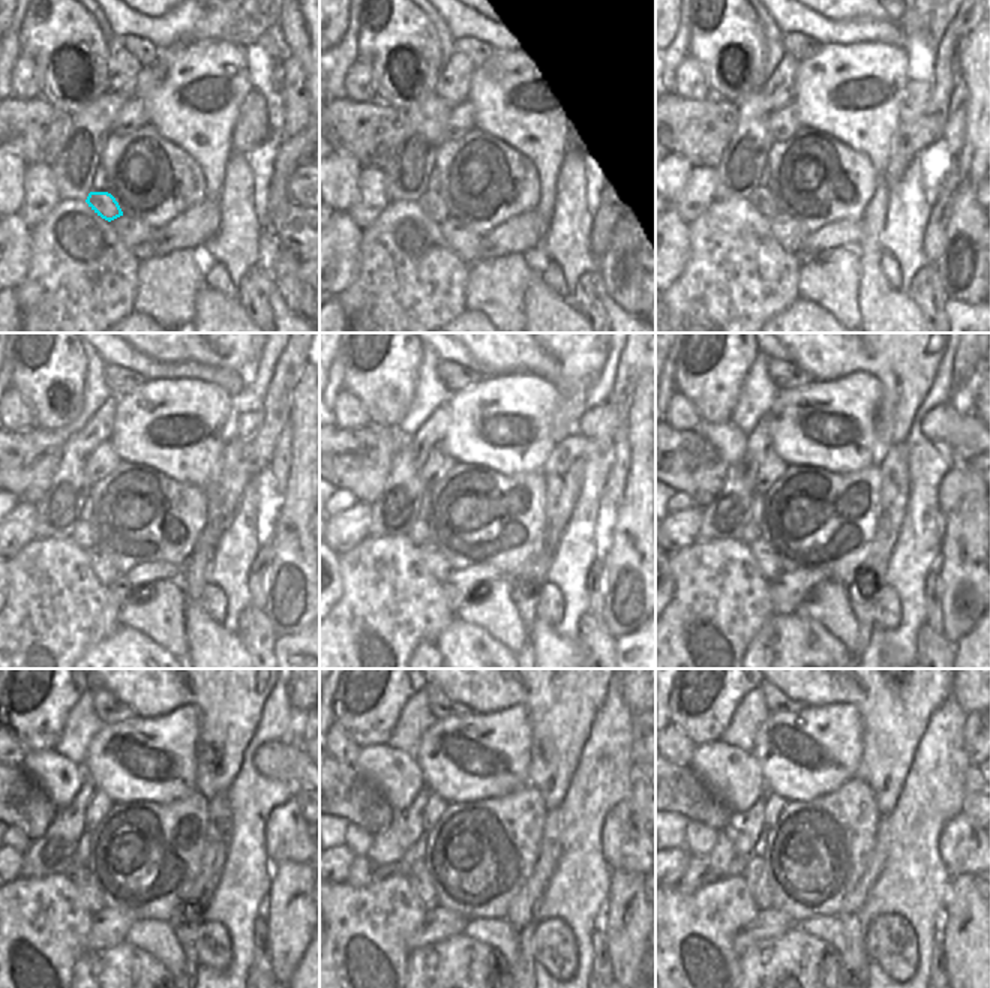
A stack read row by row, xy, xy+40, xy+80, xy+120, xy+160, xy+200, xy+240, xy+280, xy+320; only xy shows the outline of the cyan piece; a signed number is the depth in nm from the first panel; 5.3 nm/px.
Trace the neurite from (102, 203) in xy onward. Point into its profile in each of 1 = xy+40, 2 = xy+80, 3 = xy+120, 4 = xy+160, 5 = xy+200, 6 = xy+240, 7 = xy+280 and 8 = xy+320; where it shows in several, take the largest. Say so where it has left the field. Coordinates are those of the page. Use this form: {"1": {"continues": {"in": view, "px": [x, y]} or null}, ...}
{"1": {"continues": {"in": "xy+40", "px": [432, 204]}}, "2": {"continues": {"in": "xy+80", "px": [762, 200]}}, "3": {"continues": {"in": "xy+120", "px": [84, 534]}}, "4": {"continues": {"in": "xy+160", "px": [419, 534]}}, "5": {"continues": {"in": "xy+200", "px": [752, 531]}}, "6": {"continues": {"in": "xy+240", "px": [78, 861]}}, "7": {"continues": {"in": "xy+280", "px": [405, 865]}}, "8": {"continues": {"in": "xy+320", "px": [740, 861]}}}

